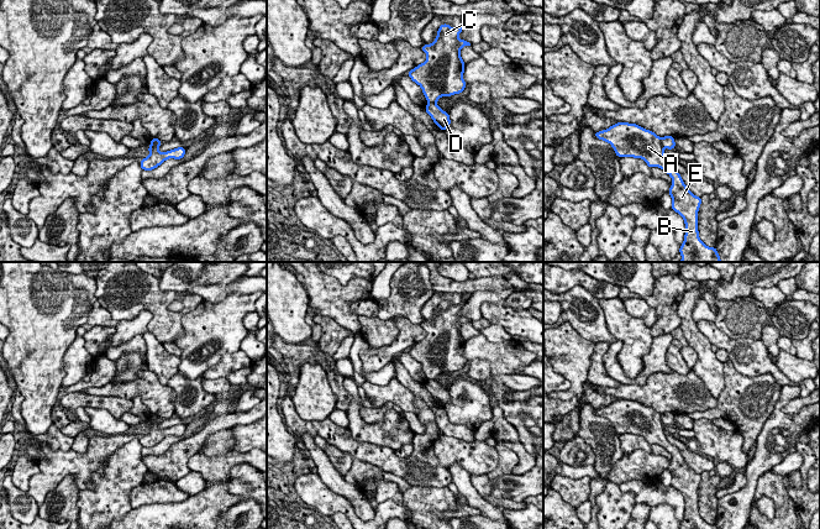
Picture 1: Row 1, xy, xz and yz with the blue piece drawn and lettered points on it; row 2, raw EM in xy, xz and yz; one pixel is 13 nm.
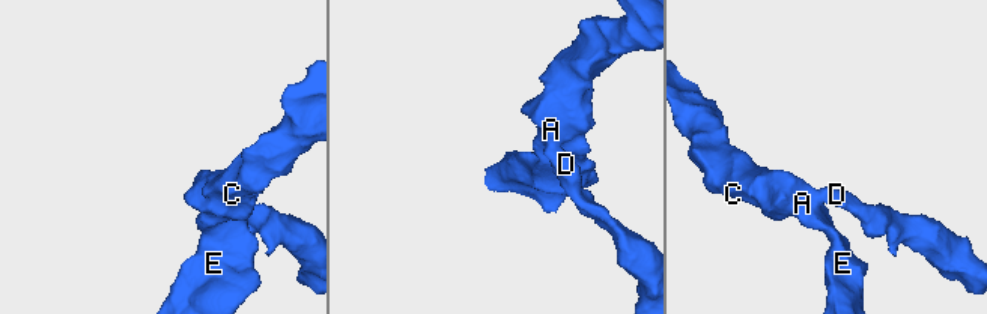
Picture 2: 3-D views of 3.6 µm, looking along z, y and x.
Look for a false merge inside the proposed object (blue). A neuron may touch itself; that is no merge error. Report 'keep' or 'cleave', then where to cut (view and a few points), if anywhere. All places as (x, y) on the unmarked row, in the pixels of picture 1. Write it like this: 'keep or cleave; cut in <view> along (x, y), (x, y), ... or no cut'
cleave; cut in yz along (660, 414), (663, 424)

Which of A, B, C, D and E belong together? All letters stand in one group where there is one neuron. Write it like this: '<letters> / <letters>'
A B C E / D

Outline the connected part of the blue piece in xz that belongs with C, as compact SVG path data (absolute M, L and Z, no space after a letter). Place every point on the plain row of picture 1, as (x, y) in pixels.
M464 298L456 305L447 300L441 302L435 318L421 324L427 332L426 337L408 350L421 363L427 379L459 371L467 363L463 356L464 339L459 330L471 320L457 315L464 304Z

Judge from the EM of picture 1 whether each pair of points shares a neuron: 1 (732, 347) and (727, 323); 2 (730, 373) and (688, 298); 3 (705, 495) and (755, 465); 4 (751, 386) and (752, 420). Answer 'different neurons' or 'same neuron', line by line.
1: different neurons
2: different neurons
3: different neurons
4: same neuron

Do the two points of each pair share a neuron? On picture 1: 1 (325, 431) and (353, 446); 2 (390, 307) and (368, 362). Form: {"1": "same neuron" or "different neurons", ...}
{"1": "same neuron", "2": "different neurons"}

